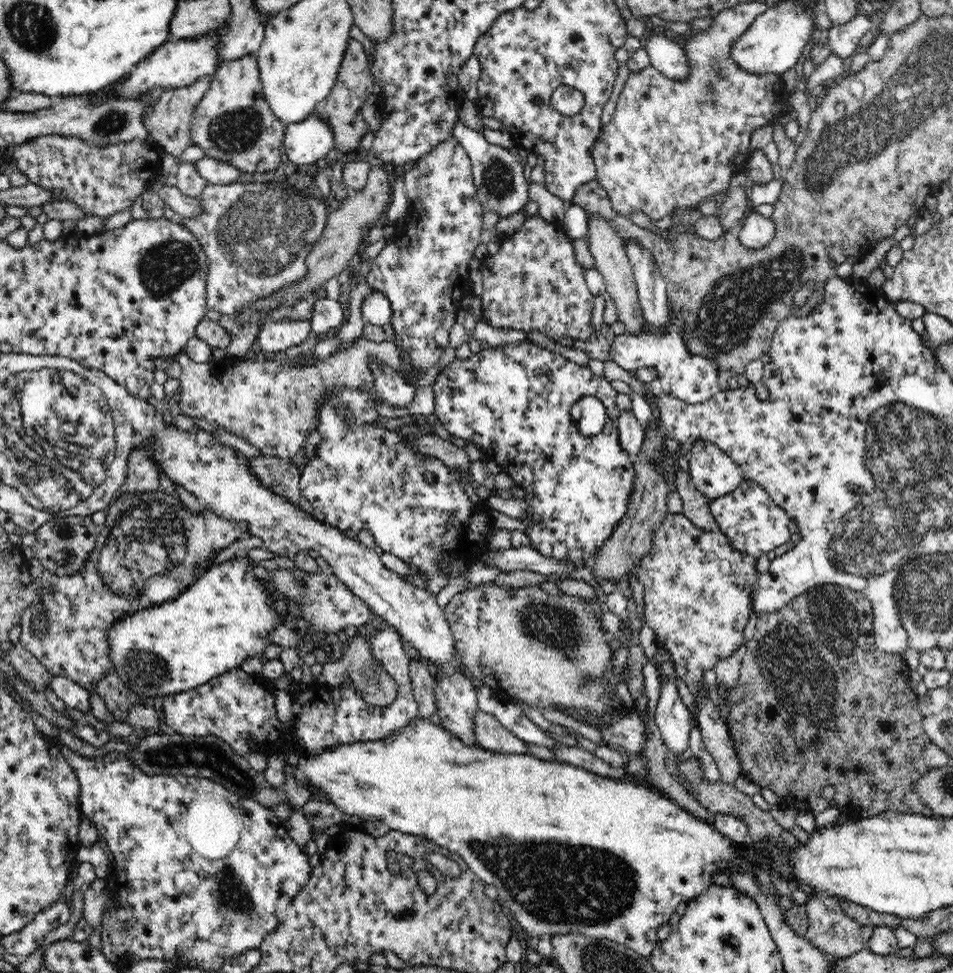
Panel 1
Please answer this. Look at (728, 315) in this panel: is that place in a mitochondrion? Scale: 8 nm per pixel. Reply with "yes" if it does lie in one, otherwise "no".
yes

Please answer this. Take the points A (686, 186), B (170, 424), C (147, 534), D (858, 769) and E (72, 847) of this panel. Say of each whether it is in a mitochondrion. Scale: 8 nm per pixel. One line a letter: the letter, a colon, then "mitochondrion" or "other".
A: other
B: other
C: mitochondrion
D: other
E: other

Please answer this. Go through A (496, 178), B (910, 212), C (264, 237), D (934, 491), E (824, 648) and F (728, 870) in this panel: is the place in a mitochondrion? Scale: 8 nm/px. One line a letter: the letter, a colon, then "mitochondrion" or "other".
A: mitochondrion
B: other
C: mitochondrion
D: mitochondrion
E: mitochondrion
F: other

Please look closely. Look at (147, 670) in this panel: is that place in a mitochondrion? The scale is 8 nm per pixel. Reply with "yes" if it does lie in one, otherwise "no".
yes

